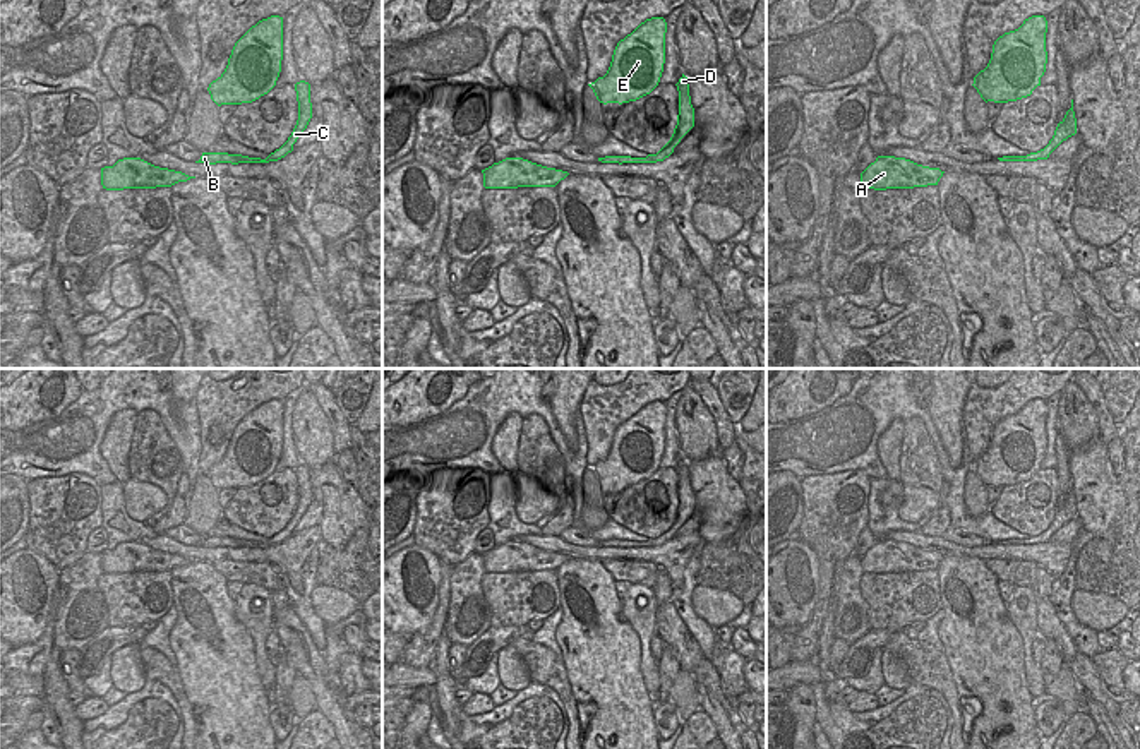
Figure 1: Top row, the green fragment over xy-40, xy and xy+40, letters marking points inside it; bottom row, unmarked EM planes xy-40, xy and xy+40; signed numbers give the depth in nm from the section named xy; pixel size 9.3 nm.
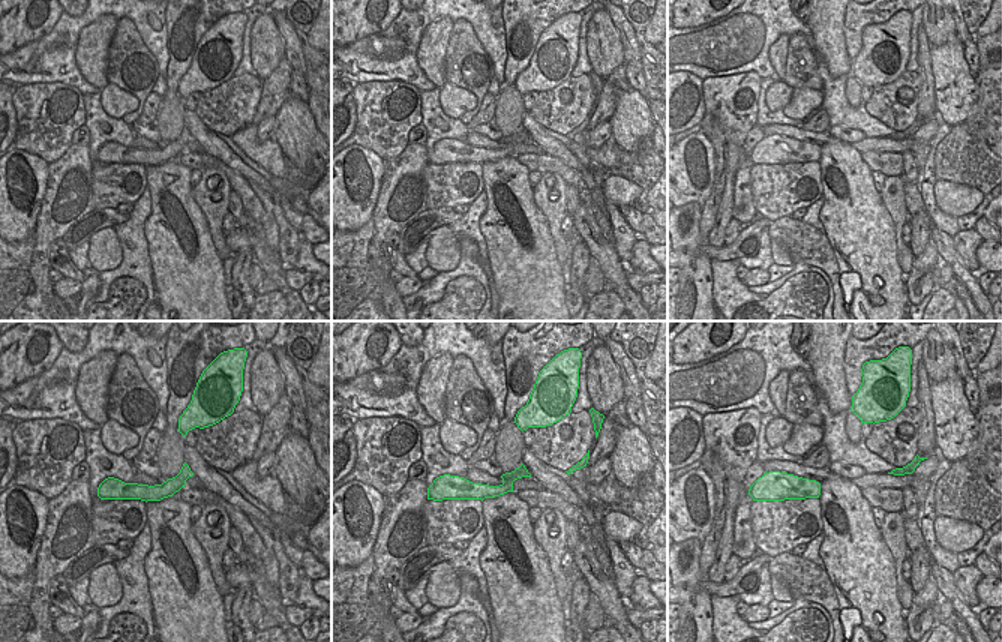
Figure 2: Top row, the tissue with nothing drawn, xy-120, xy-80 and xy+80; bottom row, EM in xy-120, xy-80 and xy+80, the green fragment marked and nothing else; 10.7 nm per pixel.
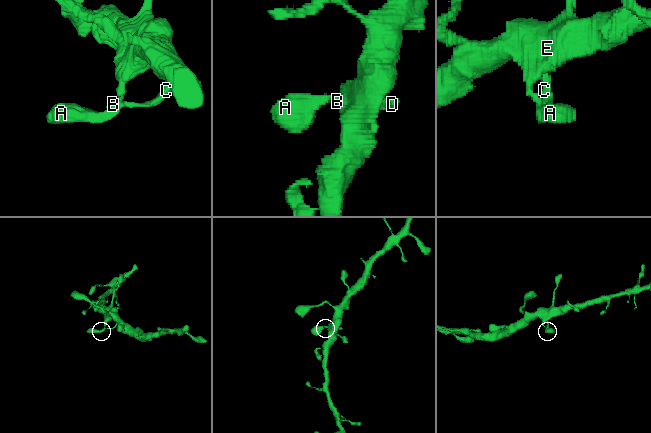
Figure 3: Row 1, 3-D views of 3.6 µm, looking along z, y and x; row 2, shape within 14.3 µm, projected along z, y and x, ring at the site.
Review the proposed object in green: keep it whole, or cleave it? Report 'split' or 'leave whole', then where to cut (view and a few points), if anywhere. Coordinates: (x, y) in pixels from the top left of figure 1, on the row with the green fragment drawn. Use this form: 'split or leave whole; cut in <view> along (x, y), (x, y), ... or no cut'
leave whole; no cut

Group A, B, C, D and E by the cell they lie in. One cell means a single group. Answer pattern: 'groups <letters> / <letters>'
groups A B C D E

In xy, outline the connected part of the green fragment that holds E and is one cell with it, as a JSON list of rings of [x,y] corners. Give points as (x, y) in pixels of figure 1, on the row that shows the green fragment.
[[[651,17],[617,43],[607,74],[588,84],[600,103],[636,101],[658,86],[665,63],[665,33],[665,19]]]

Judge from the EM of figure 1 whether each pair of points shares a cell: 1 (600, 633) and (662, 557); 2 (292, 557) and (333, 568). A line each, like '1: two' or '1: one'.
1: two
2: two

